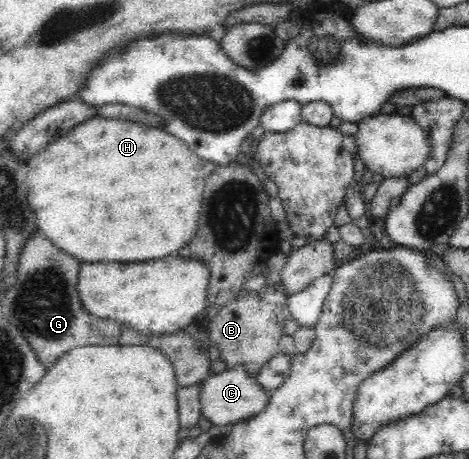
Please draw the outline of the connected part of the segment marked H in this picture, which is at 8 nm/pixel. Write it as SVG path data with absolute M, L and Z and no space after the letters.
M91 118L77 127L53 140L51 144L44 146L28 163L31 172L26 178L26 188L29 192L27 200L39 228L45 232L45 236L65 254L79 258L83 262L145 262L145 260L161 260L169 254L173 254L179 248L185 248L195 230L197 230L197 218L199 218L199 208L203 200L203 186L205 186L206 176L203 174L203 161L191 152L191 149L175 136L169 136L163 130L157 128L147 128L137 122L121 122L121 120L103 120L103 118Z

